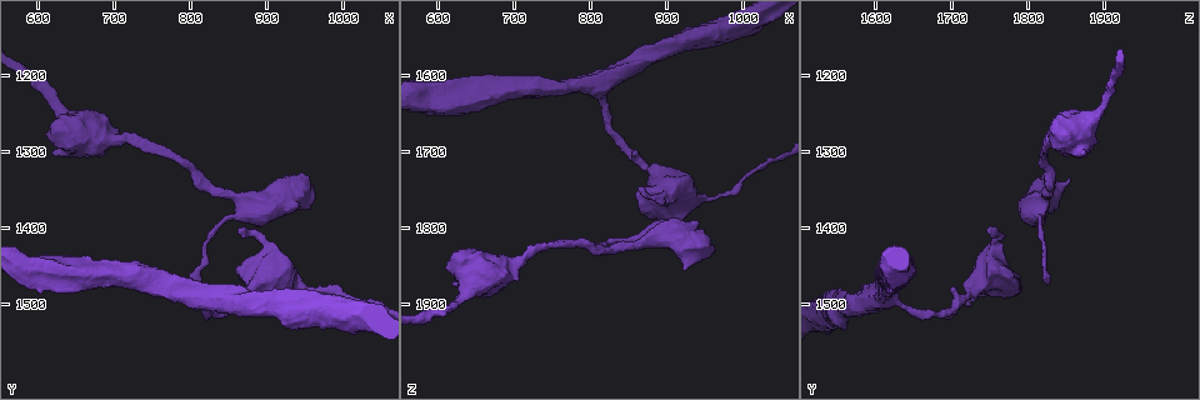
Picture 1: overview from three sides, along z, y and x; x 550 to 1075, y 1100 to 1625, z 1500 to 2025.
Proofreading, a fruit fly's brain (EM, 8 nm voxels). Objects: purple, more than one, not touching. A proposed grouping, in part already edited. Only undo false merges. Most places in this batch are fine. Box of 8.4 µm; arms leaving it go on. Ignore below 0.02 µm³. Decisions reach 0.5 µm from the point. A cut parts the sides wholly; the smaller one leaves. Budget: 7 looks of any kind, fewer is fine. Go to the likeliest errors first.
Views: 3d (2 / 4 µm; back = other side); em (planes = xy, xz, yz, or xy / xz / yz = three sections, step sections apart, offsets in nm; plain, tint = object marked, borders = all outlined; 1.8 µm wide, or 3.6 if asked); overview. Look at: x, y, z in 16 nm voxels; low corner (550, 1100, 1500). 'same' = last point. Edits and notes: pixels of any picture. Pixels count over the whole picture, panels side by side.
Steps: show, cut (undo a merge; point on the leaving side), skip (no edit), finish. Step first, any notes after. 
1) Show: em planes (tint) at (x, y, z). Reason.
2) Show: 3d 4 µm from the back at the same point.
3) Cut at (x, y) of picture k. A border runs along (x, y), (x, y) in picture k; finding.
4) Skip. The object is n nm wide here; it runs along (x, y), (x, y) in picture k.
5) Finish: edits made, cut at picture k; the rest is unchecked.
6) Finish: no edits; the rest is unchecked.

Show: 3d 4 µm at (815, 1495, 1615).

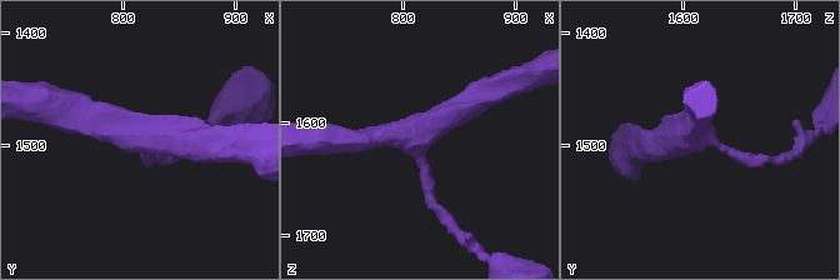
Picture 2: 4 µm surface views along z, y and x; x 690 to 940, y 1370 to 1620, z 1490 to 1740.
Show: em planes (tint) at (812, 1494, 1614). 3 arms meet here; the arms are 190, 360, 420 nm wide.

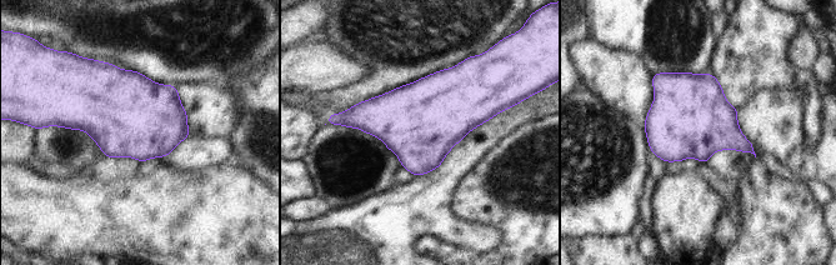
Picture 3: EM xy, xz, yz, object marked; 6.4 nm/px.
Skip. The object is 500 nm wide here; continuous, no second neuron.

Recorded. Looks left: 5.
Show: em 3.6 µm planes (plain) at (955, 1480, 1755). A narrow waist.

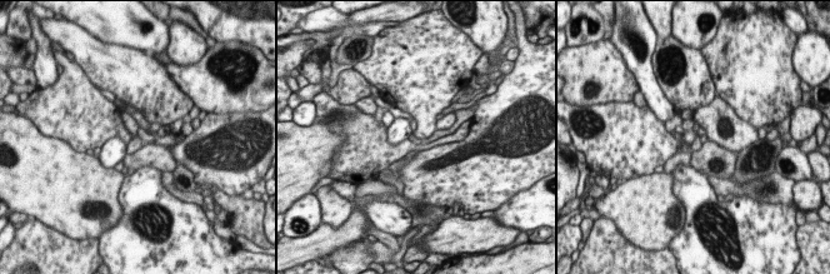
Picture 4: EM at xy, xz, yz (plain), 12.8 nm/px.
Show: em 3.6 µm planes (tint) at the same point.

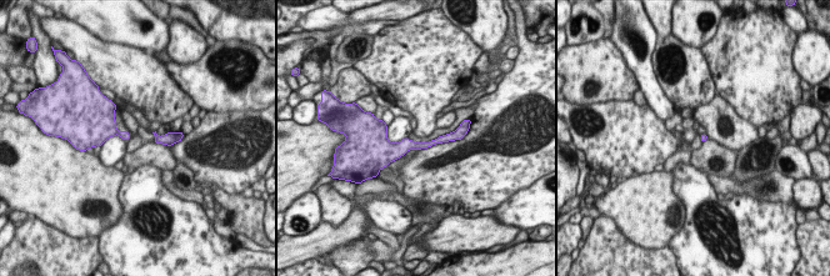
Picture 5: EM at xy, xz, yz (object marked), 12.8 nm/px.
Skip. The object is 90 nm wide here; it runs along (451, 136), (426, 145), (380, 140) in picture 5; all the same neuron.

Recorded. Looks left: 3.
Show: em 3.6 µm xy step 4 (tint) at (915, 1370, 1810). Thick turns thin.

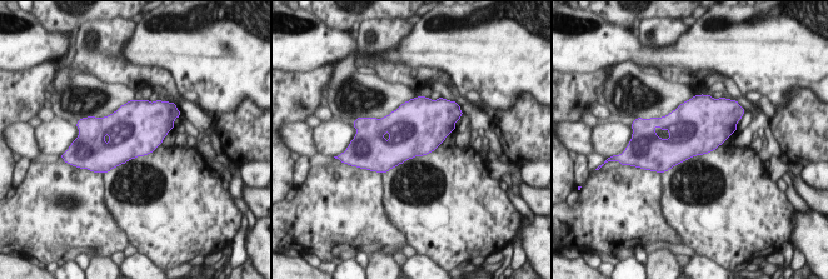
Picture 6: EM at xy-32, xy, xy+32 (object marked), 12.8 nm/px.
Skip. The object is 700 nm wide here; all the same neuron.

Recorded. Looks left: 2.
Finish: no edits; the rest is unchecked.

